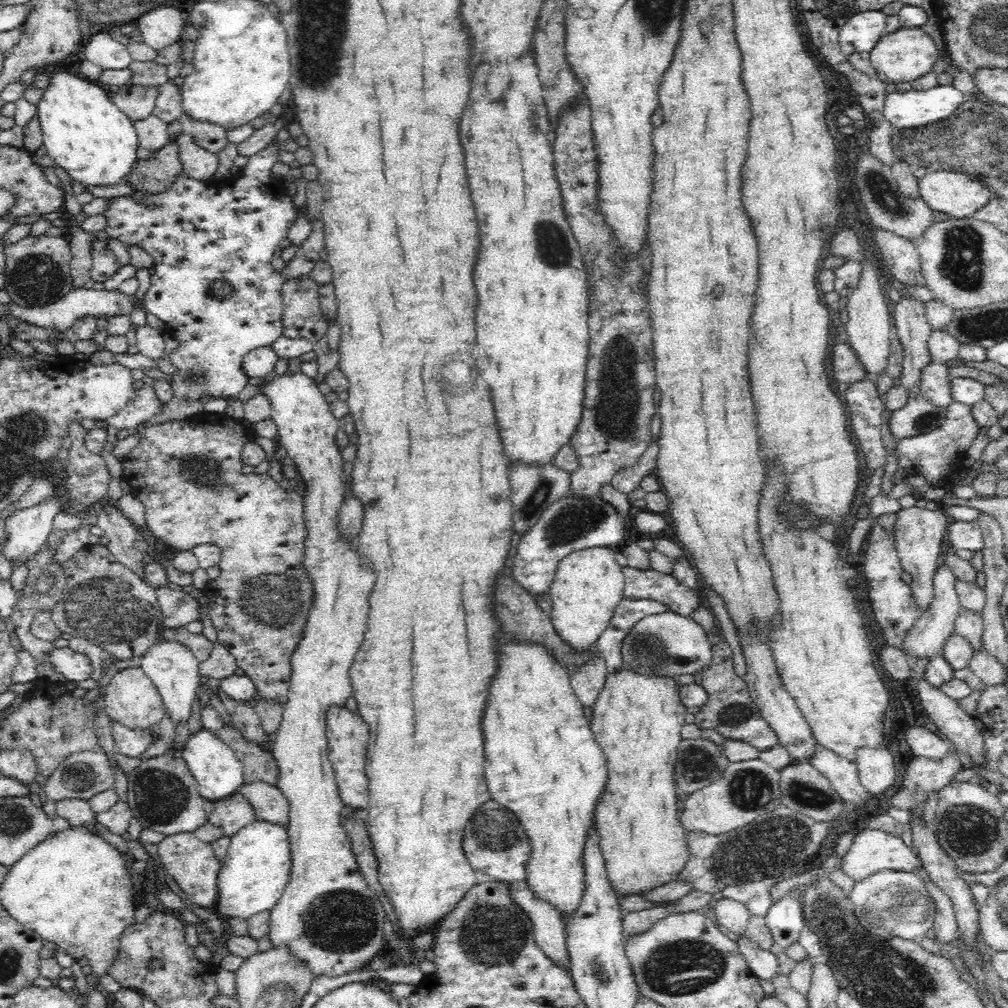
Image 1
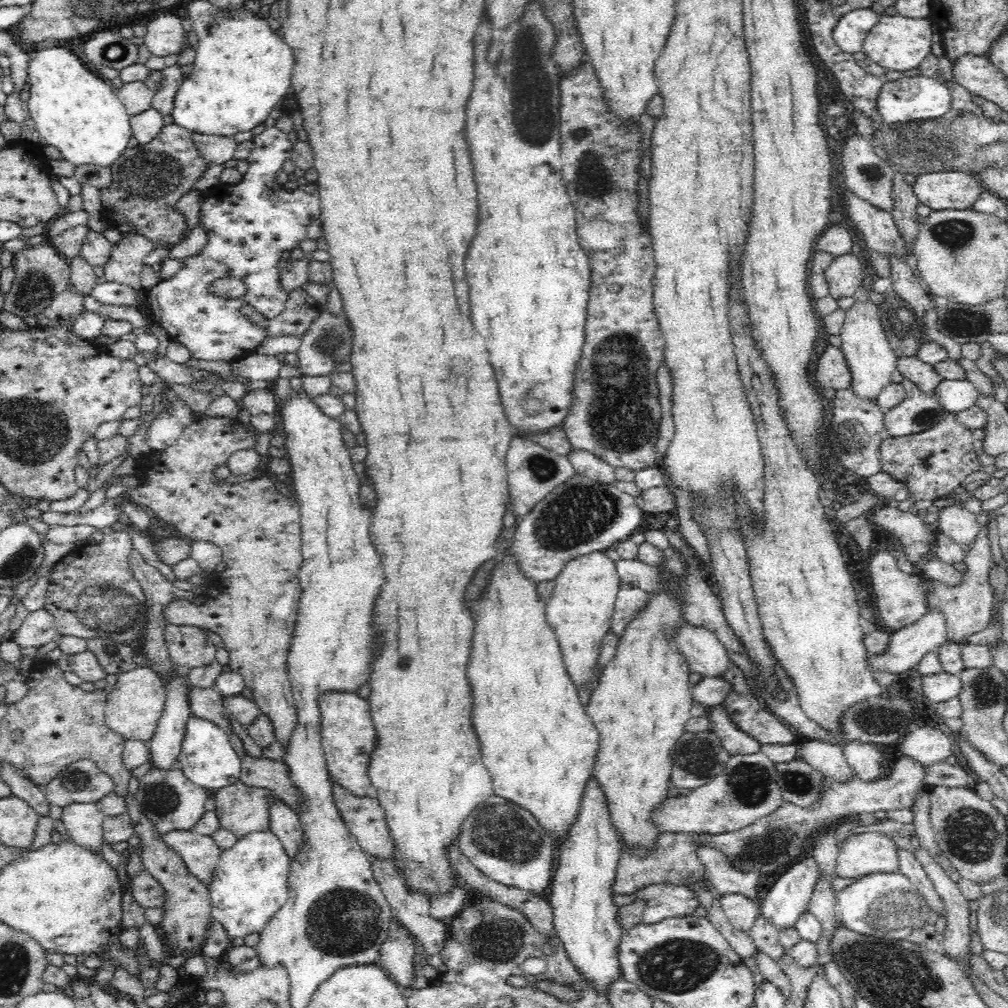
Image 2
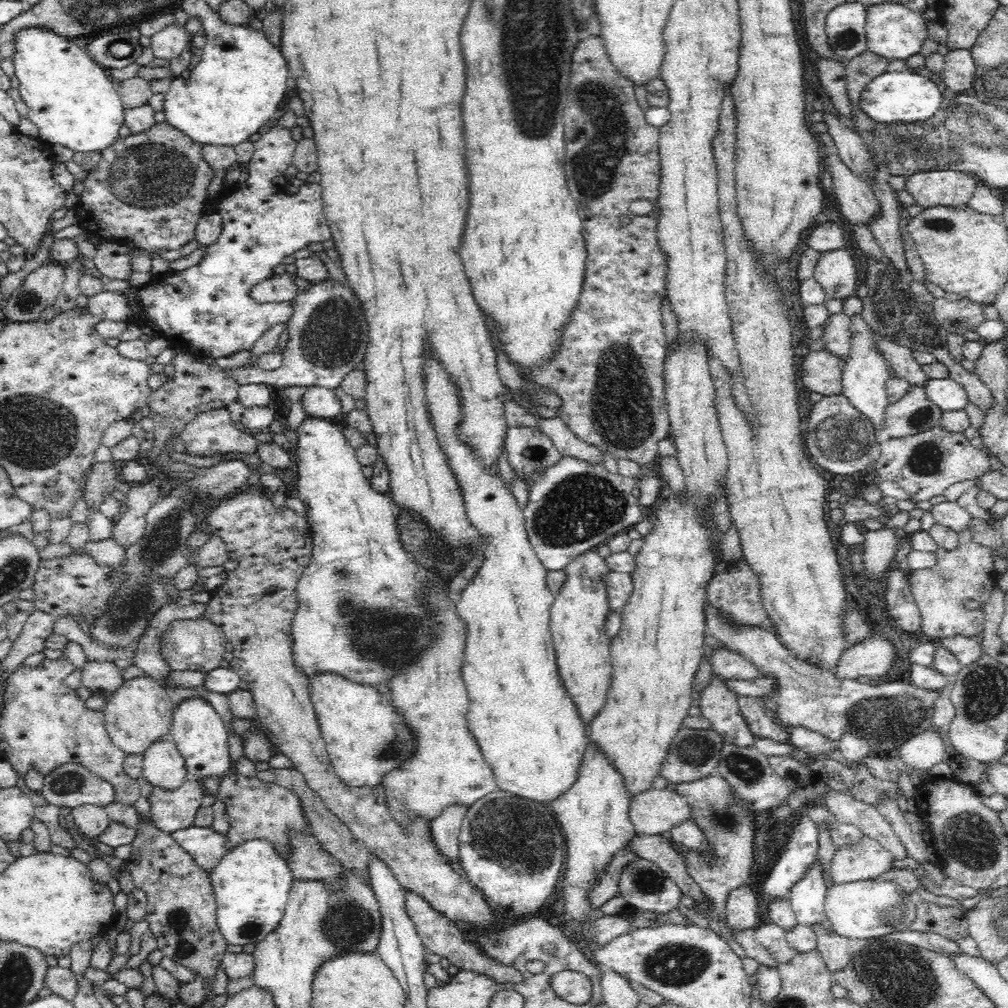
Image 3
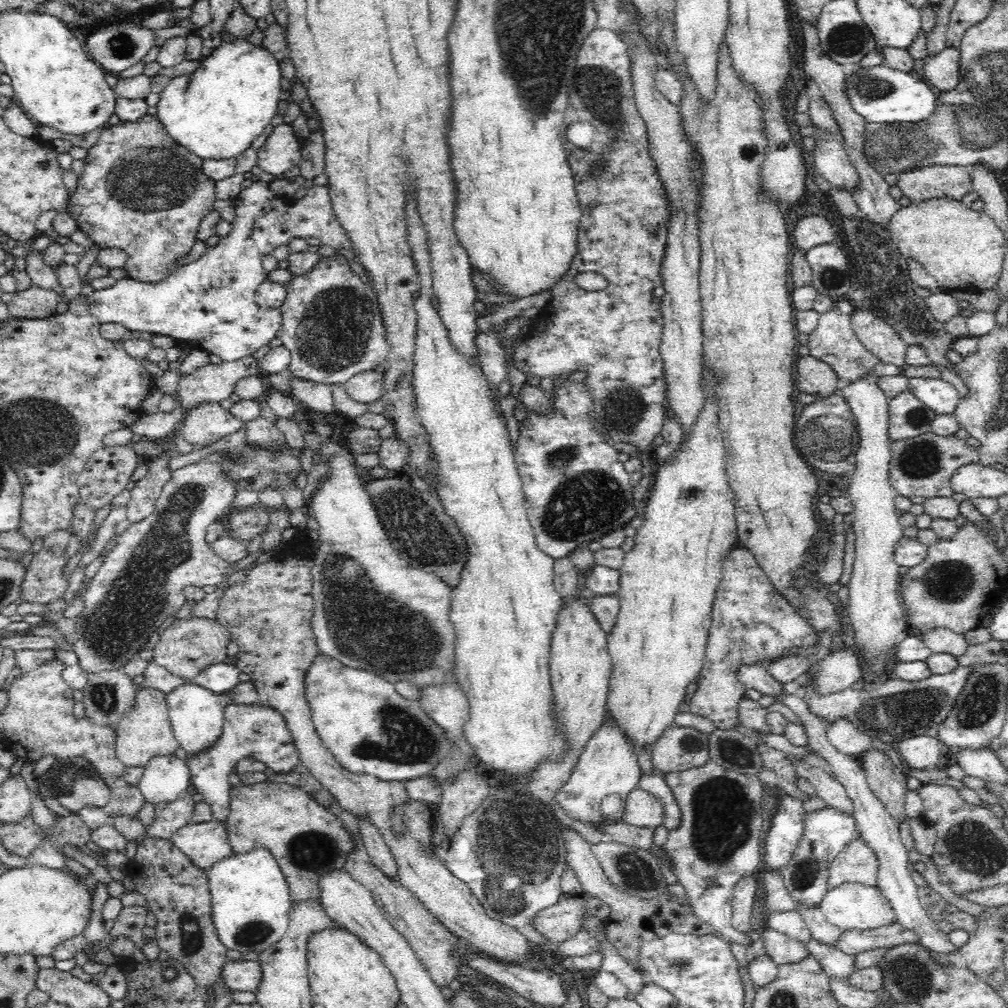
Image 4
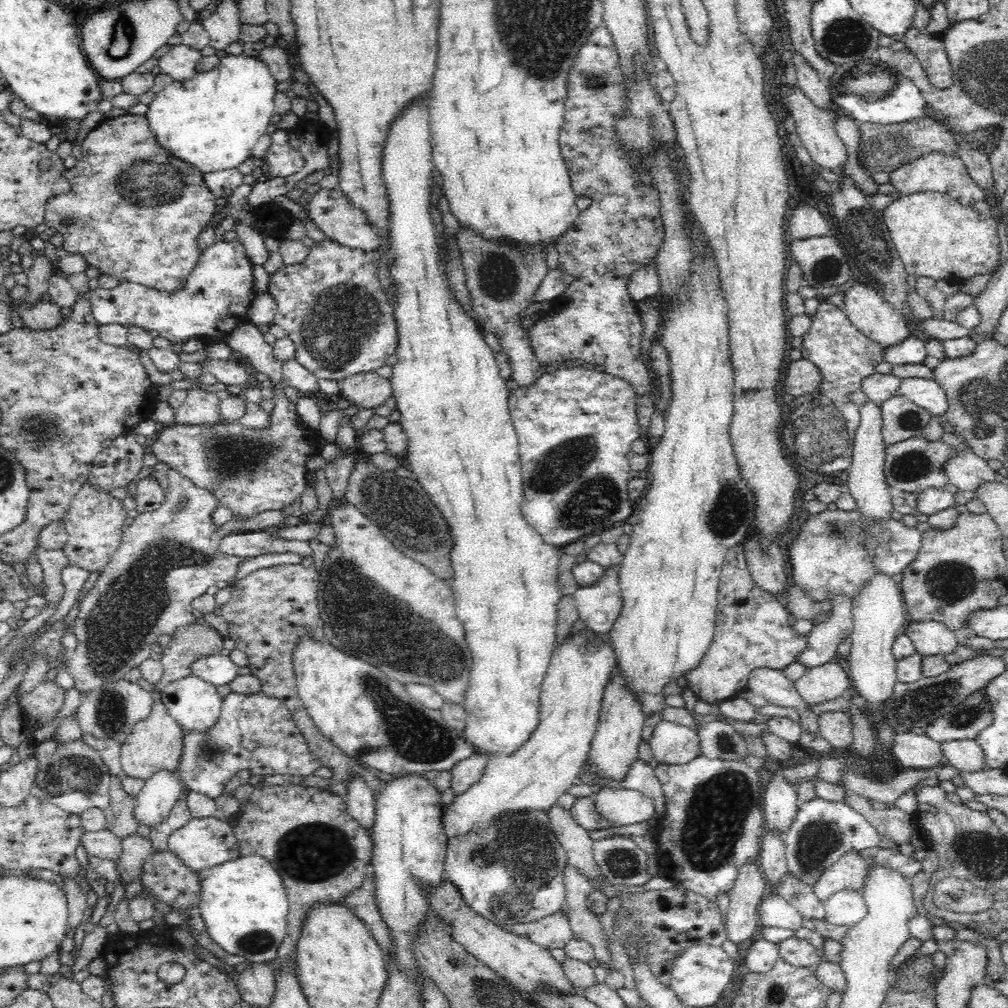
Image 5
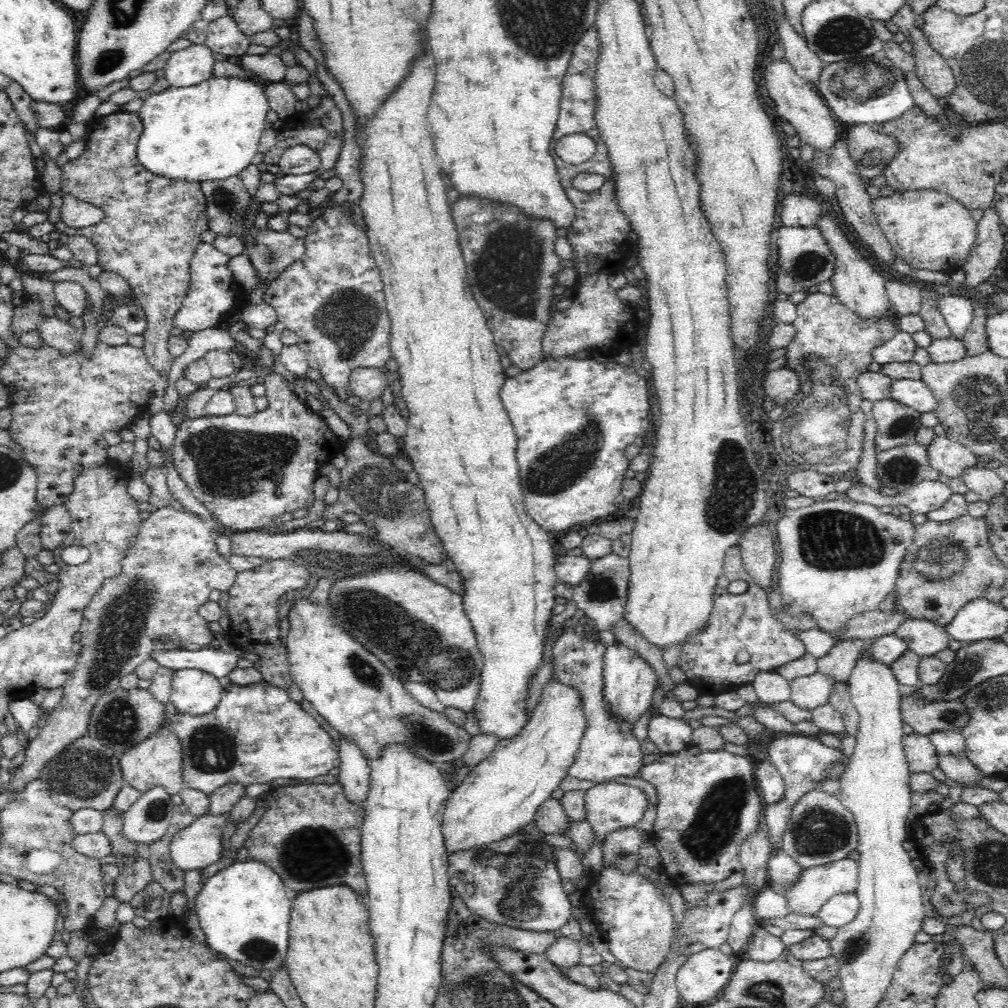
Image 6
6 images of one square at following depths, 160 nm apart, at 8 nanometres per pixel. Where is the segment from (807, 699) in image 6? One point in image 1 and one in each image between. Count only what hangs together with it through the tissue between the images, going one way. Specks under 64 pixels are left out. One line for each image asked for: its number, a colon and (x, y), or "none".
1: (927, 638)
2: (906, 648)
3: (873, 657)
4: (839, 670)
5: (830, 680)

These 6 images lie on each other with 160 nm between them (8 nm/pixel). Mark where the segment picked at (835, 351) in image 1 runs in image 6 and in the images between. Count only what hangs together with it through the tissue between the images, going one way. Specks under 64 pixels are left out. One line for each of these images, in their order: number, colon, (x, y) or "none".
2: (832, 371)
3: (821, 372)
4: (815, 377)
5: (802, 377)
6: (780, 385)

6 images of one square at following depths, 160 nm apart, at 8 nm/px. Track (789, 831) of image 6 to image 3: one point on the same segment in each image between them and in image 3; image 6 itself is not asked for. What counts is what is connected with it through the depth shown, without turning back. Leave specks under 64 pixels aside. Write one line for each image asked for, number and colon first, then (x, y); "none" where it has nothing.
3: (807, 897)
4: (827, 831)
5: (822, 832)

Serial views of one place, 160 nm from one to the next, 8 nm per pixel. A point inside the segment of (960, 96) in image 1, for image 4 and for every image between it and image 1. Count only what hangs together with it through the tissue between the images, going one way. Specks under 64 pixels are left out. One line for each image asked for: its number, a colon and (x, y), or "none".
2: (910, 99)
3: (893, 97)
4: (881, 95)

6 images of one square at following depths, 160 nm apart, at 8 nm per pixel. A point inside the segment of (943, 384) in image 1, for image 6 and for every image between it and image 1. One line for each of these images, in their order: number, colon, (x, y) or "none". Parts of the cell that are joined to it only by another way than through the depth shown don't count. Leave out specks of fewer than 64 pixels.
2: (925, 376)
3: (900, 358)
4: (876, 335)
5: (873, 316)
6: (857, 284)

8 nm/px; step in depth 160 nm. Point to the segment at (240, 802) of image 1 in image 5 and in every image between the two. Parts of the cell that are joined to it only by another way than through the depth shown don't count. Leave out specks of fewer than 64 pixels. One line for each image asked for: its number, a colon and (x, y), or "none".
2: (242, 809)
3: (268, 811)
4: (306, 838)
5: (321, 852)

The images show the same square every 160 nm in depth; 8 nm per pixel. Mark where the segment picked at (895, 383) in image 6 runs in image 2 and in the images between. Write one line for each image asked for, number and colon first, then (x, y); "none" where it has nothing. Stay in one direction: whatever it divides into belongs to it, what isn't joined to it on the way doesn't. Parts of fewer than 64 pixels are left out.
2: (952, 395)
3: (947, 394)
4: (939, 395)
5: (928, 394)

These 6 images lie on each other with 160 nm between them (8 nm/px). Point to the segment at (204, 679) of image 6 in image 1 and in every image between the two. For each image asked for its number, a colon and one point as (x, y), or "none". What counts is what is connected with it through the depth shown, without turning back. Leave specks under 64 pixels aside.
1: (219, 773)
2: (207, 757)
3: (201, 736)
4: (196, 714)
5: (196, 704)

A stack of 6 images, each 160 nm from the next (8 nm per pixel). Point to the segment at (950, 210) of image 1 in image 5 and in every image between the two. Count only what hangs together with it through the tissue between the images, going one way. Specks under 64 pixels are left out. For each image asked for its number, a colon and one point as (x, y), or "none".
2: (939, 190)
3: (943, 188)
4: (937, 181)
5: (936, 172)

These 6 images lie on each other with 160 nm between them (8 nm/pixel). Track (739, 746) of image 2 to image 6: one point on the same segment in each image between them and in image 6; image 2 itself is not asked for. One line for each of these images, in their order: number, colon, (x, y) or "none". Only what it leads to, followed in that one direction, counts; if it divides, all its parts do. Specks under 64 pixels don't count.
3: (718, 703)
4: (751, 622)
5: (751, 631)
6: (746, 622)

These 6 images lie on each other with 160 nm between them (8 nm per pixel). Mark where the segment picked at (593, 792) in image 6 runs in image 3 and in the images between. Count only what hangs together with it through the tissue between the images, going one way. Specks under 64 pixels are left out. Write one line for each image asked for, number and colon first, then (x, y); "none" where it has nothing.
3: (655, 811)
4: (642, 809)
5: (621, 806)

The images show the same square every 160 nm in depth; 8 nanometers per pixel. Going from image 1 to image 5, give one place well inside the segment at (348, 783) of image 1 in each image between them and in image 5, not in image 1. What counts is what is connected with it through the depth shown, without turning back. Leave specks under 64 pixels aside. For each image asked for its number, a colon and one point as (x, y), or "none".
2: (348, 733)
3: (365, 737)
4: (368, 727)
5: (371, 717)

